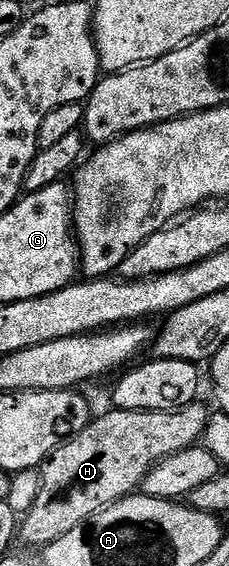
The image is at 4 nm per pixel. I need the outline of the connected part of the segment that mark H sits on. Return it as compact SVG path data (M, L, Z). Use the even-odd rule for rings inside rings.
M193 401L182 410L159 412L131 412L130 410L110 409L110 414L102 418L94 417L89 427L74 434L67 442L62 442L40 467L41 487L35 496L33 506L19 522L19 538L29 546L44 548L59 540L71 528L88 522L94 514L107 509L121 498L128 498L140 487L147 472L163 461L167 456L183 452L188 446L198 445L202 441L205 425L209 423L210 407L200 406L200 401Z

